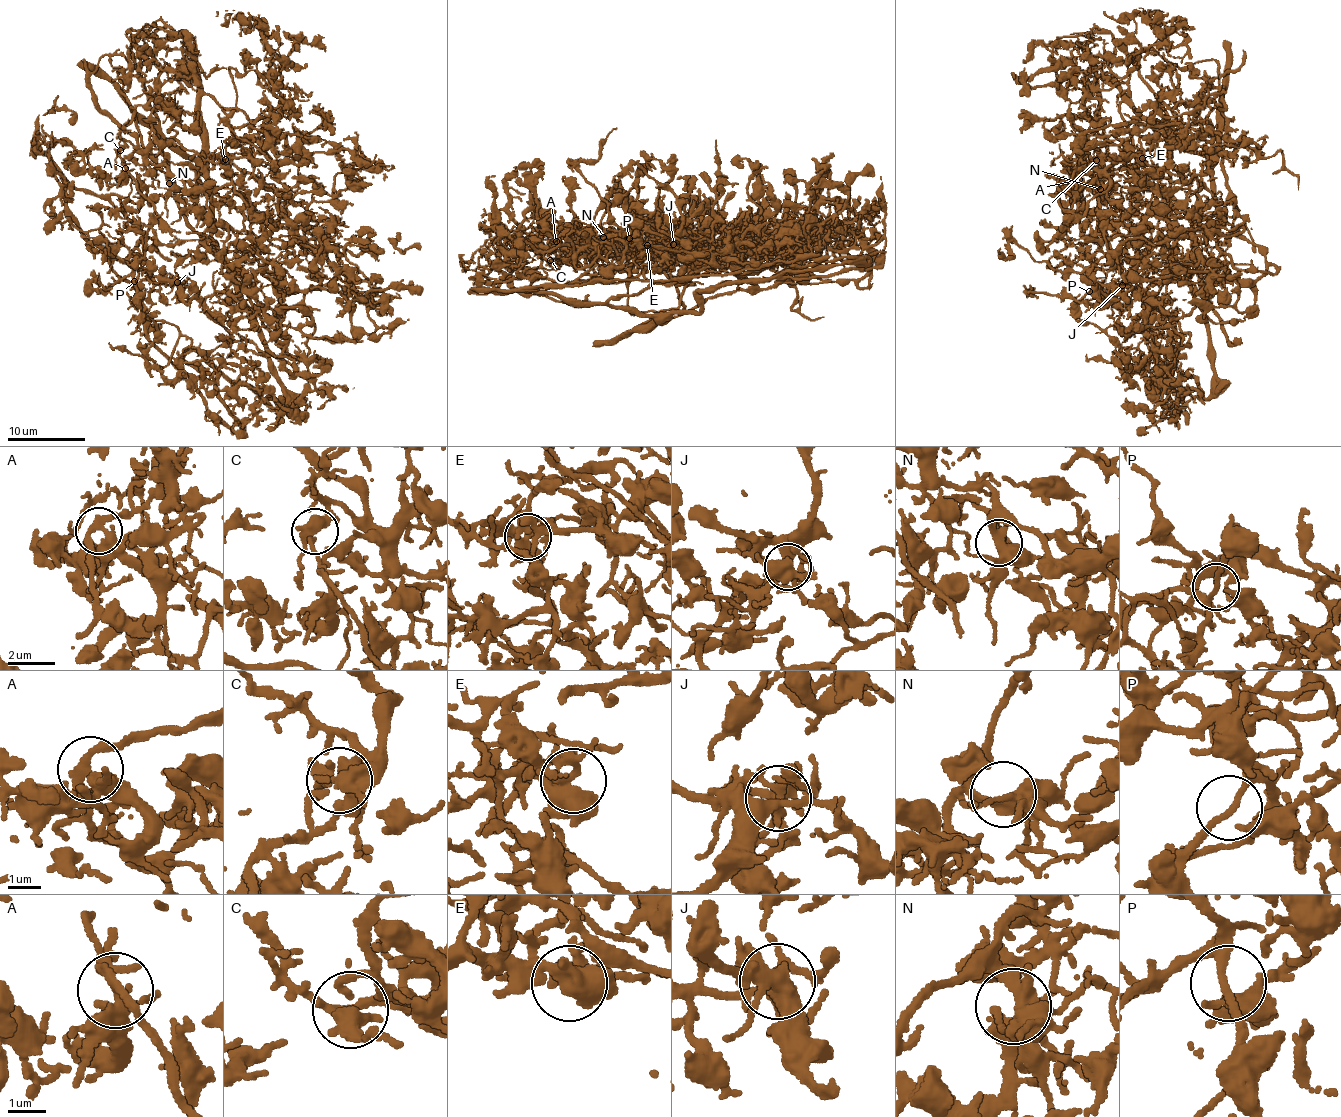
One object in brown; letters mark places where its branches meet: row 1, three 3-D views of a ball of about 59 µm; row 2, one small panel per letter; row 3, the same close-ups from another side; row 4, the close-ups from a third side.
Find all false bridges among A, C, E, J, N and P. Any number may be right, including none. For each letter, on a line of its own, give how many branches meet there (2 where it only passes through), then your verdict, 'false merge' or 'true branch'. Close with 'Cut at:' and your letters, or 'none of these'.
A: branches 3; true branch
C: branches 3; true branch
E: branches 5; true branch
J: branches 5; true branch
N: branches 5; true branch
P: branches 3; true branch
Cut at: none of these

